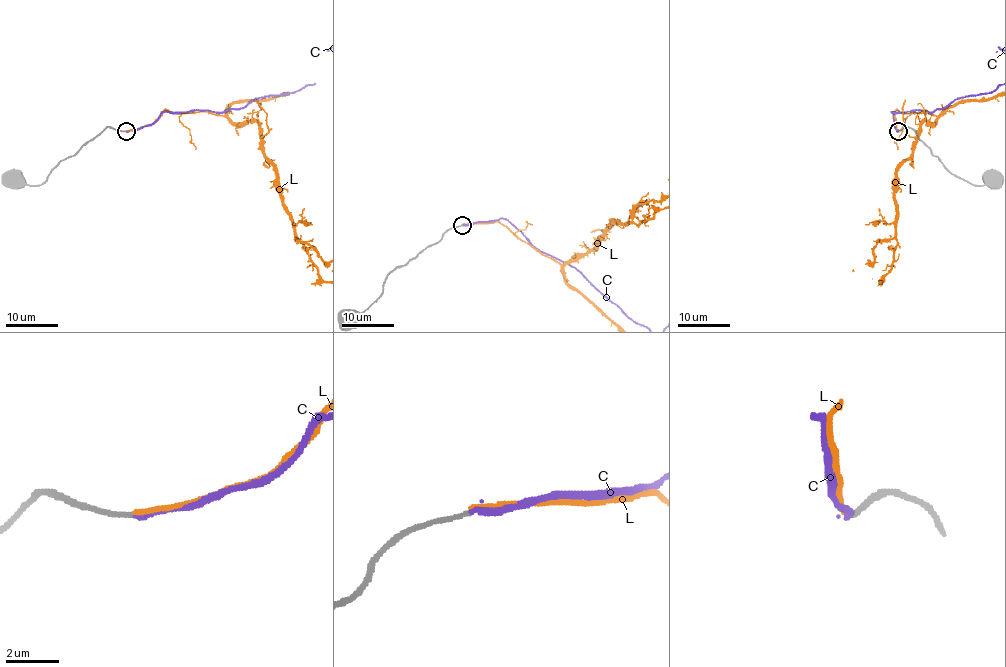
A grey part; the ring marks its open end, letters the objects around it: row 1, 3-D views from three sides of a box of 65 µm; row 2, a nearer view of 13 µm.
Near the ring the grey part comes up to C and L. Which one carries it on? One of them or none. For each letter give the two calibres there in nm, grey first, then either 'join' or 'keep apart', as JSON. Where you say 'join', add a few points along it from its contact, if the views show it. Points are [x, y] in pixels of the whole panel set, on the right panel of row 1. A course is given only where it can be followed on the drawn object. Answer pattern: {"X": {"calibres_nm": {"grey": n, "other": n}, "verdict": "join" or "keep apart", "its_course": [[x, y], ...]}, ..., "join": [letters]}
{"C": {"calibres_nm": {"grey": 170, "other": 200}, "verdict": "join"}, "L": {"calibres_nm": {"grey": 170, "other": 200}, "verdict": "keep apart"}, "join": ["C"]}

